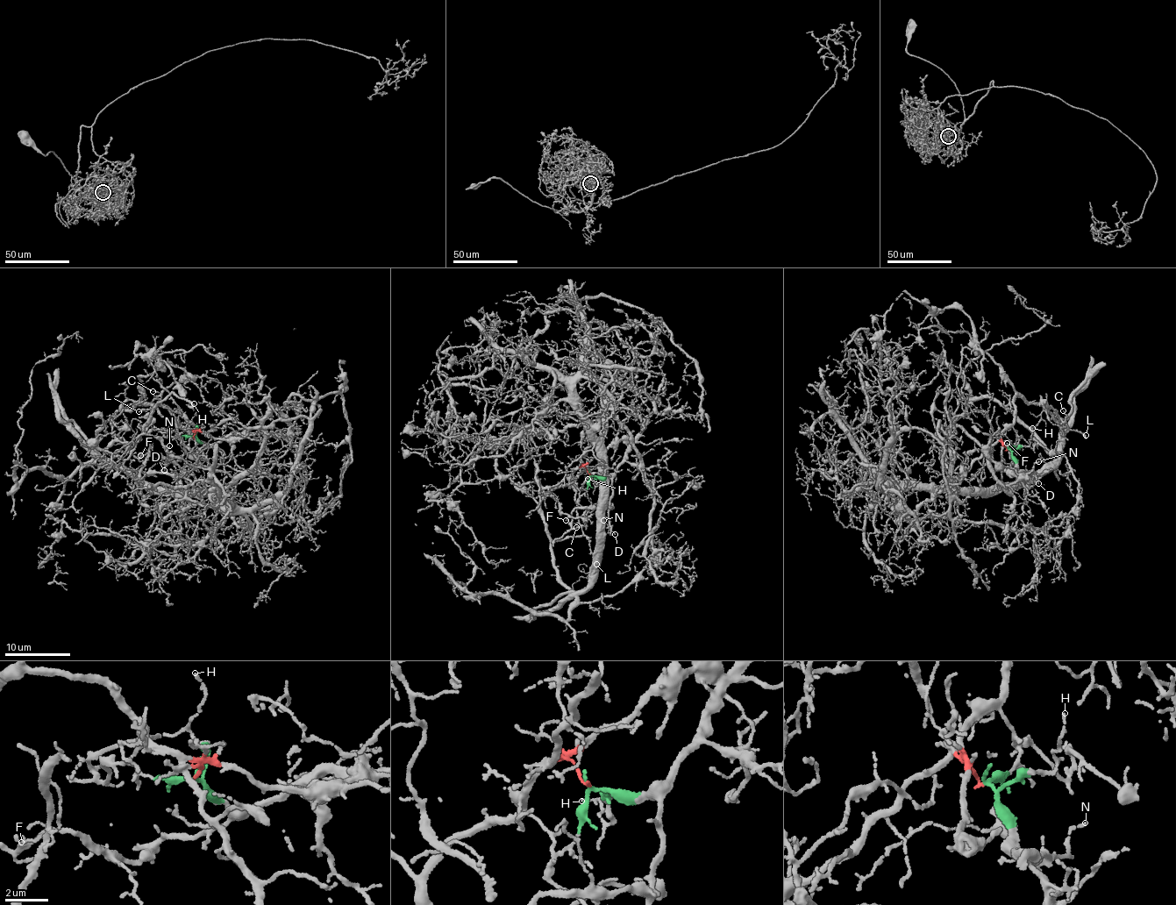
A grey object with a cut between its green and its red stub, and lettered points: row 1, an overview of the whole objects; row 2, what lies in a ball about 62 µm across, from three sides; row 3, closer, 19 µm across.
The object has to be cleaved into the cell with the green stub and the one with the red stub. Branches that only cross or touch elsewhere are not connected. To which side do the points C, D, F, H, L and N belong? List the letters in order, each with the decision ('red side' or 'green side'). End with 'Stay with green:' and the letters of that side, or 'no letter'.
C: red side
D: green side
F: green side
H: green side
L: red side
N: green side
Stay with green: D, F, H, N

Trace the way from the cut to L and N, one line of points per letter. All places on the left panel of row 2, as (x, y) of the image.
L: (194, 438), (195, 431), (165, 407), (139, 402), (124, 409), (152, 404), (138, 412)
N: (194, 438), (203, 445), (203, 448), (175, 457), (169, 452), (170, 445)

